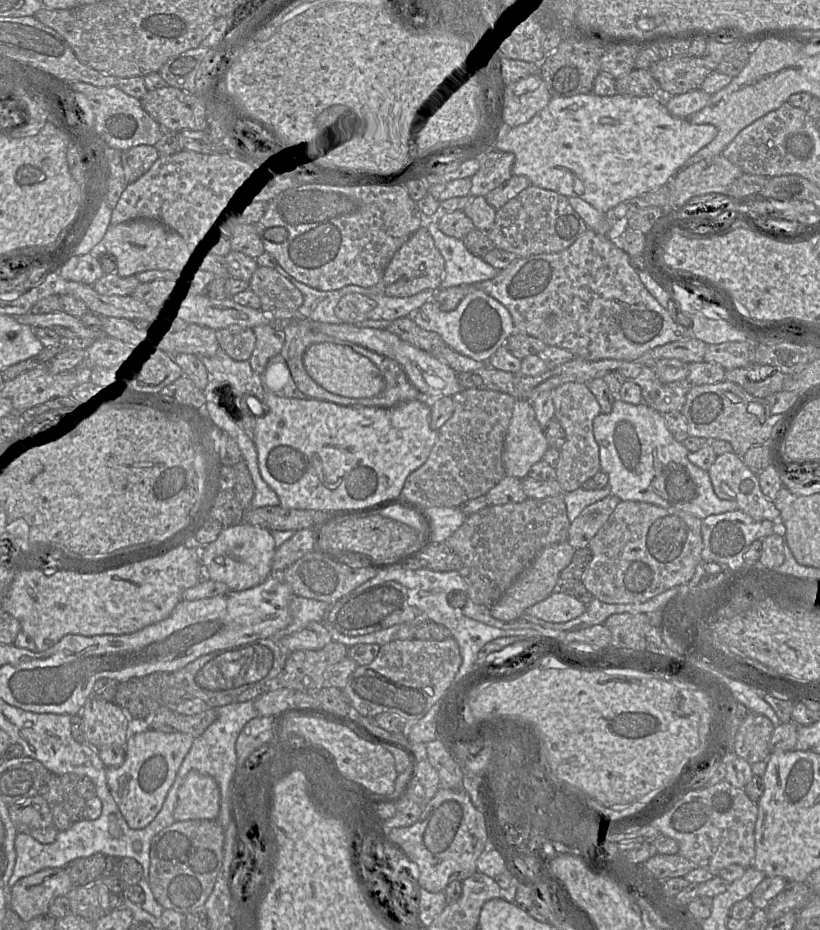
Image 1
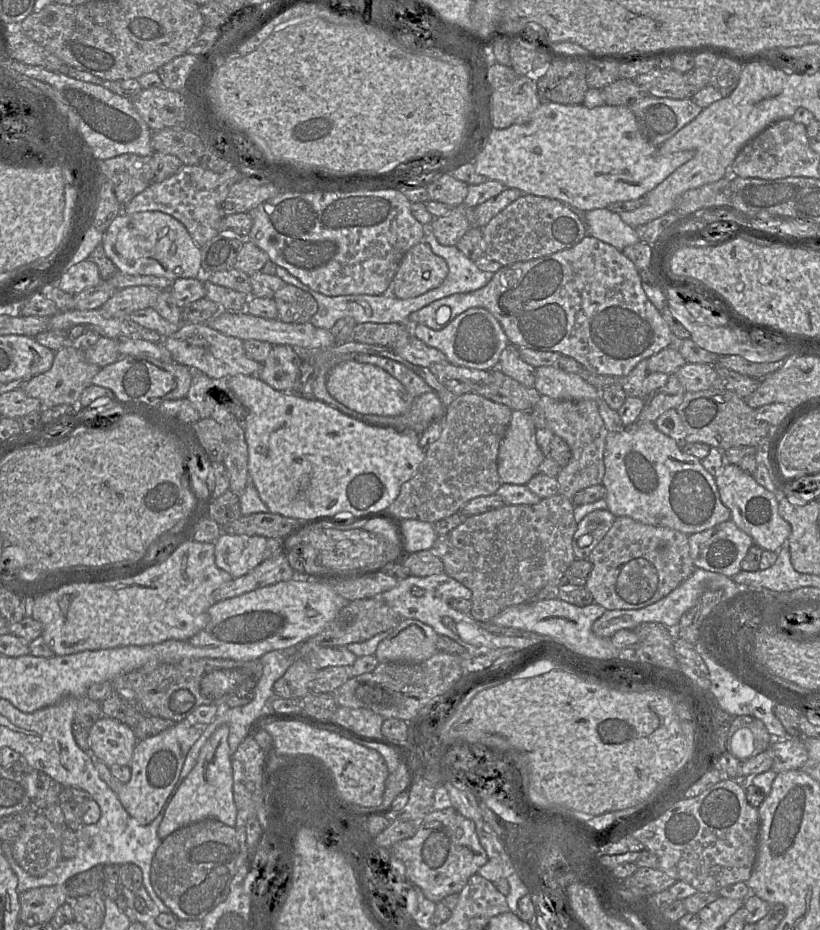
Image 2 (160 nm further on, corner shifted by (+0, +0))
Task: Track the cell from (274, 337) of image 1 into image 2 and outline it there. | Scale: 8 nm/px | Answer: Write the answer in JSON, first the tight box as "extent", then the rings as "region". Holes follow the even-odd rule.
{"extent":[258,345,301,393],"region":[[[274,345],[263,362],[258,378],[286,393],[301,393],[299,350],[290,345]]]}

